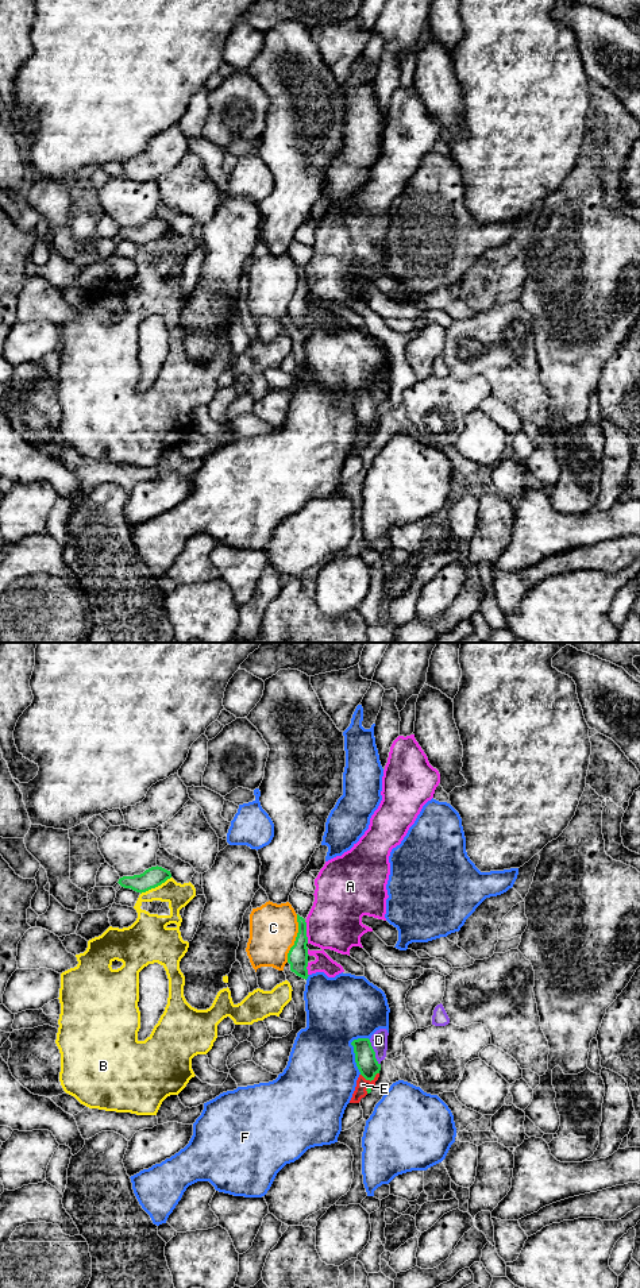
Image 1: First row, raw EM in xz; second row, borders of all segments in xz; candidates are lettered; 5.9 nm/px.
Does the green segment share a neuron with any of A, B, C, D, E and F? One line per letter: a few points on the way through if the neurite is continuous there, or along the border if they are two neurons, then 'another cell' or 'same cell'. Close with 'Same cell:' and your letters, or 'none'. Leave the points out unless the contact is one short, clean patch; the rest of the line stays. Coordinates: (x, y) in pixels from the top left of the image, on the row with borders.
A: another cell
B: another cell
C: another cell
D: another cell
E: border along xz (378, 1072), (370, 1080), (361, 1074); another cell
F: another cell
Same cell: none

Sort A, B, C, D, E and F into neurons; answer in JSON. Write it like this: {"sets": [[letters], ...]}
{"sets": [["A"], ["B"], ["C"], ["D", "E"], ["F"]]}

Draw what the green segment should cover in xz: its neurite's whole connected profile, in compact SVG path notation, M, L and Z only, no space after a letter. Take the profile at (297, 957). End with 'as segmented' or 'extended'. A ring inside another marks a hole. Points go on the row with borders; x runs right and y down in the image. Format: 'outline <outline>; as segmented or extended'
outline M297 914L298 933L294 945L288 953L288 963L290 964L290 971L302 979L308 979L308 937L306 937L306 922L302 917Z; as segmented

